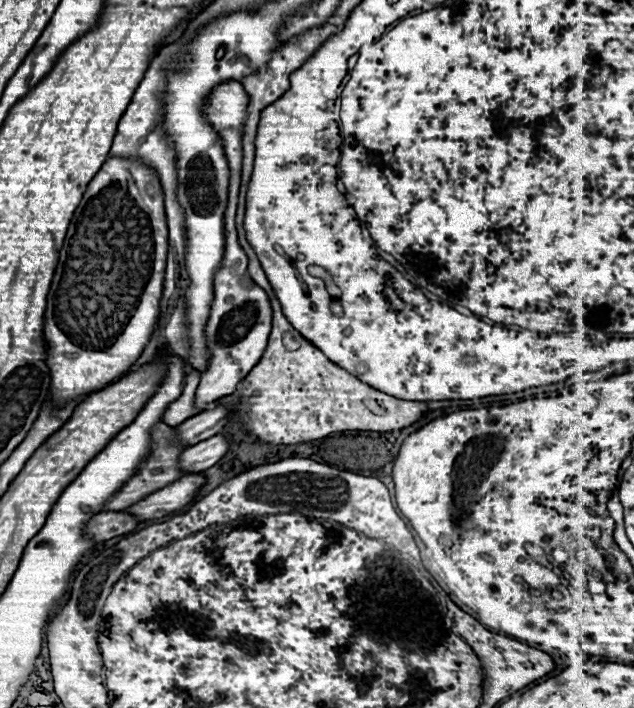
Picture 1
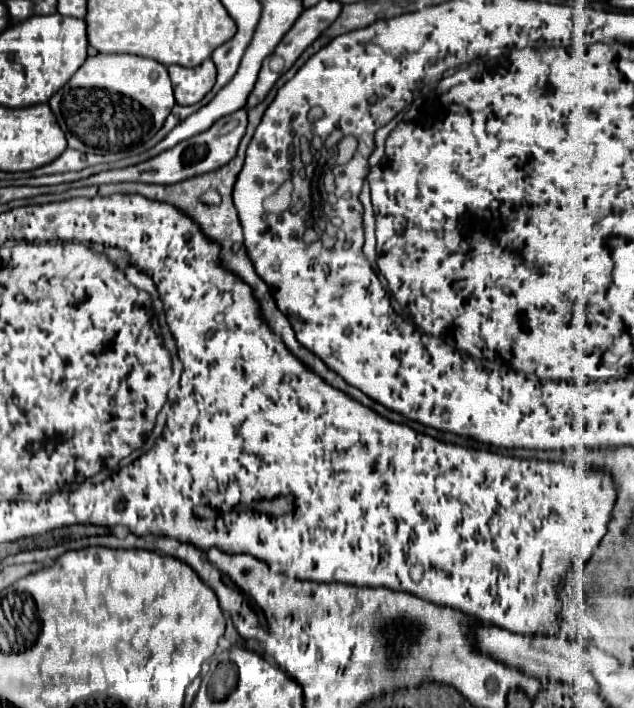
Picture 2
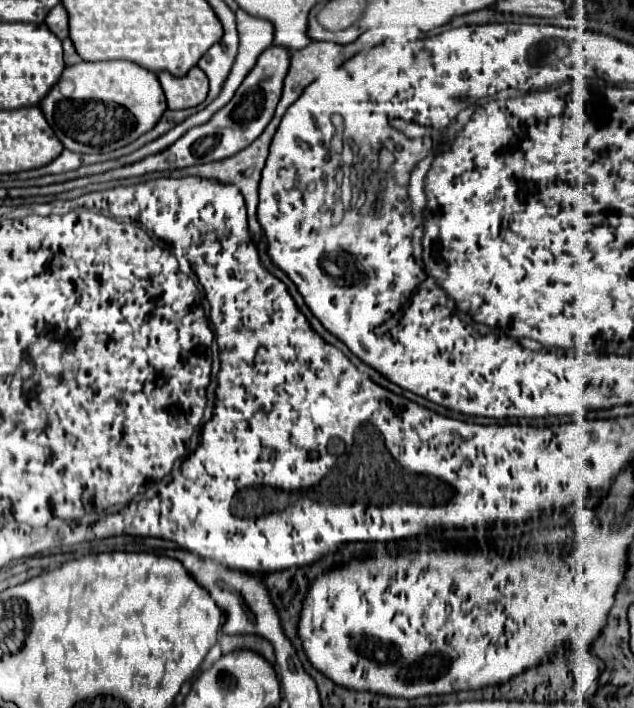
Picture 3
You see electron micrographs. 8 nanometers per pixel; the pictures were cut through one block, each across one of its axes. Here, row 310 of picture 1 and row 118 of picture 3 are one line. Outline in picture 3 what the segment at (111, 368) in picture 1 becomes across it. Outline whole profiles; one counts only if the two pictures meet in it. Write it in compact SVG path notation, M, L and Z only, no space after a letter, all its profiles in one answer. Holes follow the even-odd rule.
M128 60L80 62L66 66L62 78L74 82L74 94L64 98L58 84L42 98L40 108L64 148L78 154L122 148L156 126L166 110L166 98L154 72Z

